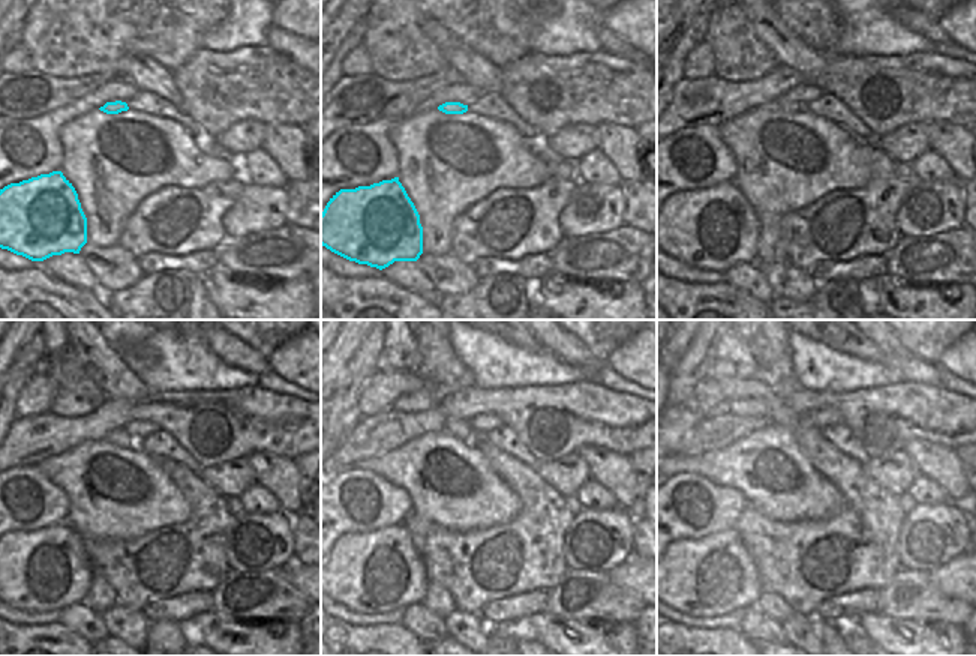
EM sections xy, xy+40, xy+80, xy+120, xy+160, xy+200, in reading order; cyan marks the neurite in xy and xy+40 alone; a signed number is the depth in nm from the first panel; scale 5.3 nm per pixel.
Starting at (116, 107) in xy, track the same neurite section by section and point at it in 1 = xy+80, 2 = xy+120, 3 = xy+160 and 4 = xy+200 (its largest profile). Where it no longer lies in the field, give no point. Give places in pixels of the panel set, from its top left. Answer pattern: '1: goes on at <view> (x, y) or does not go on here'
1: goes on at xy+80 (790, 107)
2: goes on at xy+120 (119, 437)
3: goes on at xy+160 (461, 428)
4: goes on at xy+200 (793, 419)

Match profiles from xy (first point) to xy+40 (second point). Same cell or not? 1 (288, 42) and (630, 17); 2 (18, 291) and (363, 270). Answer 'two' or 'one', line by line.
1: two
2: two

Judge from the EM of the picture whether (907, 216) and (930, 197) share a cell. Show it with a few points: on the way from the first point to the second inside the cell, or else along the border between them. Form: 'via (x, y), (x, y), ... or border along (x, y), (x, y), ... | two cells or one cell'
via (913, 213), (924, 203) | one cell

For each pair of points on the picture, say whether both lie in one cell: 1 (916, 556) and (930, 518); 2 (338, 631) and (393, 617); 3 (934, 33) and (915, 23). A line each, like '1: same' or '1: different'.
1: same
2: different
3: same

